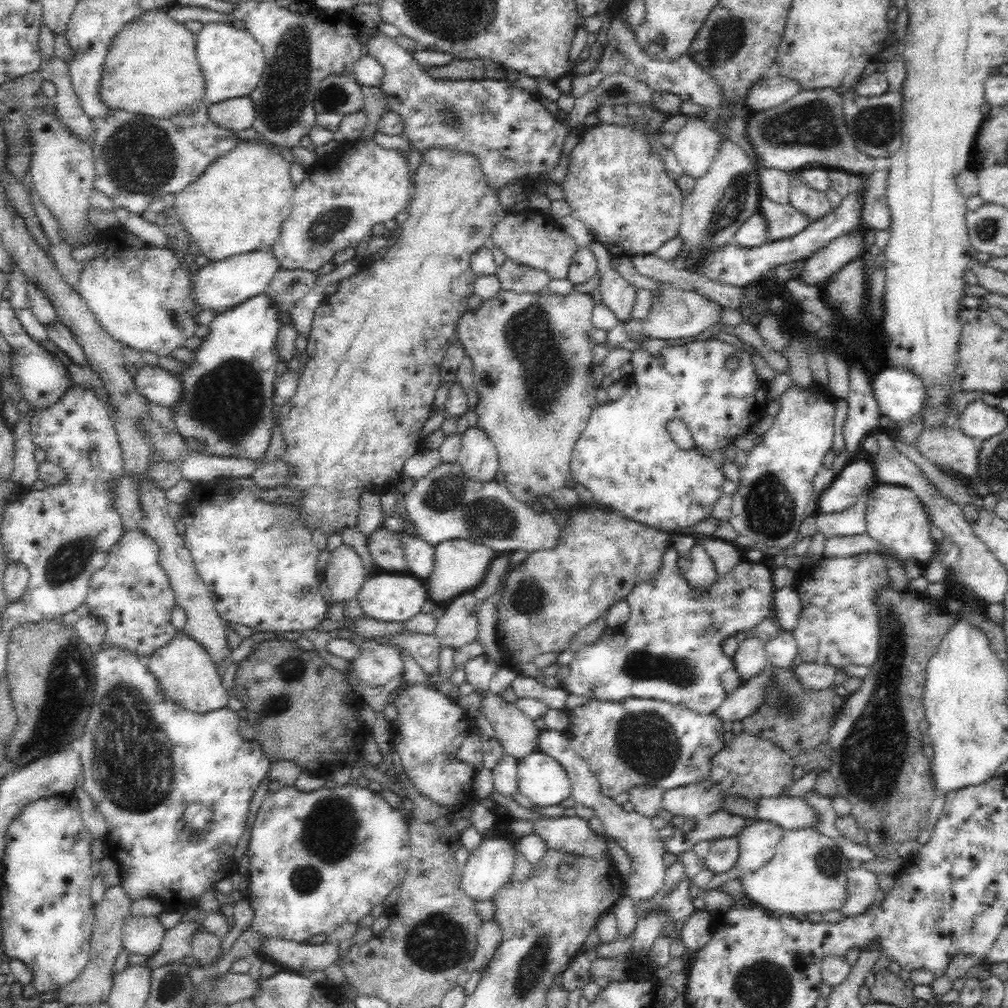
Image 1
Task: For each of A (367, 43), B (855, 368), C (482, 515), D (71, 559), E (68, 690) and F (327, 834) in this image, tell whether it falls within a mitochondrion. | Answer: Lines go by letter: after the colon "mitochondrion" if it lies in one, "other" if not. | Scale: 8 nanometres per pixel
A: other
B: other
C: mitochondrion
D: mitochondrion
E: mitochondrion
F: mitochondrion

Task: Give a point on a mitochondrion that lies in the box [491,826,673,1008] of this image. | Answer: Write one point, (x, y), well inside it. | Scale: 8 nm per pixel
(533, 965)

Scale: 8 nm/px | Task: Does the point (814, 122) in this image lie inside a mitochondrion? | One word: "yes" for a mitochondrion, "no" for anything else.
yes

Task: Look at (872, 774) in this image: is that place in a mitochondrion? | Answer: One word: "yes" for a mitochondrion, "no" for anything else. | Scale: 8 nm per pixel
yes

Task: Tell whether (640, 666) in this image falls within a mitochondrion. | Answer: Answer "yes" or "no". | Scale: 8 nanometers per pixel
yes

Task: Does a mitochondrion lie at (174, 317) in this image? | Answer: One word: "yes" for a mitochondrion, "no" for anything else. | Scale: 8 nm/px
yes

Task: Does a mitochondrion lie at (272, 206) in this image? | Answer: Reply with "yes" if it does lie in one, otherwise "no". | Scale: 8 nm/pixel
no

